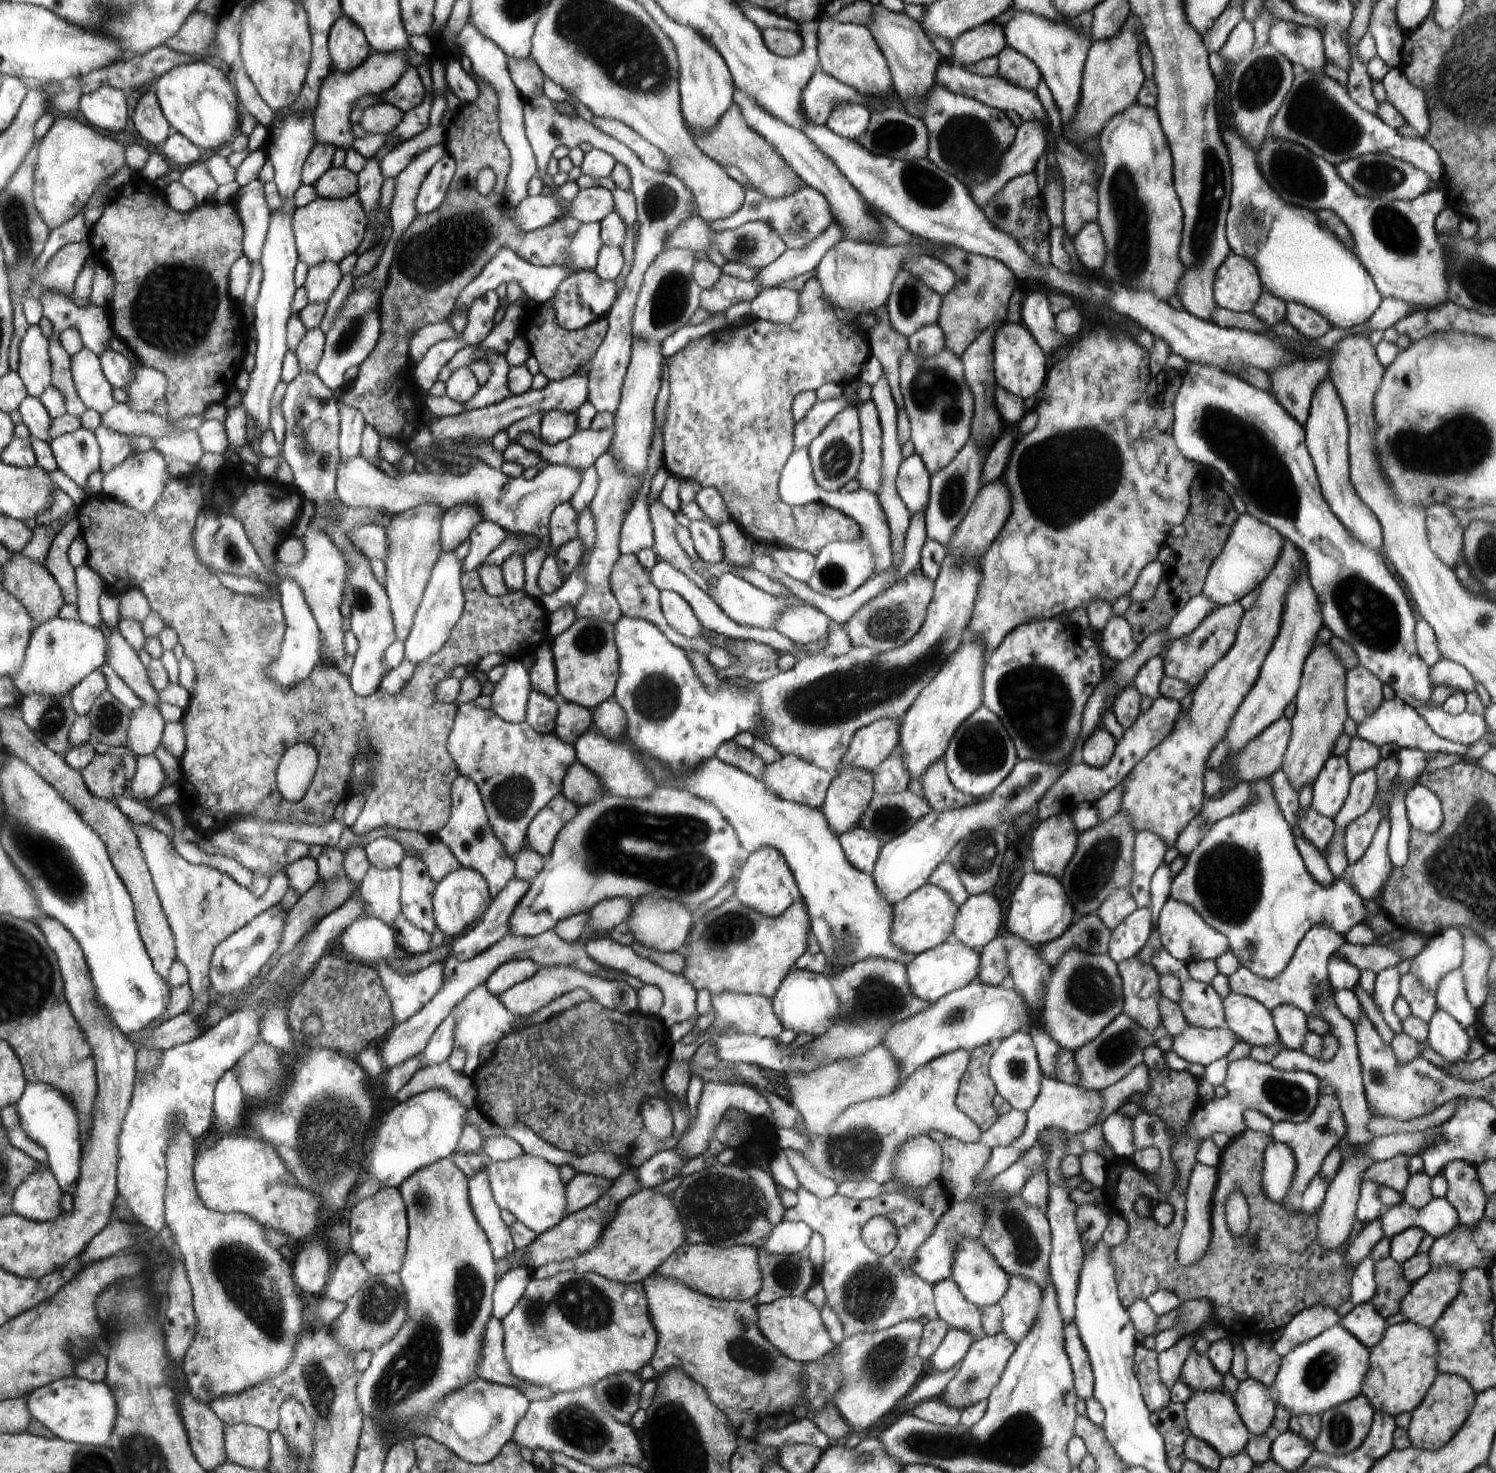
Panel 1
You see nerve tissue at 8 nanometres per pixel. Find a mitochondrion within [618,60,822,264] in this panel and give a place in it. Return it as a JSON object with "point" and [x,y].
{"point":[660,200]}

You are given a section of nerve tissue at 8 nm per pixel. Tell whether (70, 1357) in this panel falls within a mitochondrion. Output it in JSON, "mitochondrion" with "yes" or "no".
{"mitochondrion":"yes"}

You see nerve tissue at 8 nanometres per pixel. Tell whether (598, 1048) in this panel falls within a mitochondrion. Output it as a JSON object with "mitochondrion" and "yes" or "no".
{"mitochondrion":"yes"}

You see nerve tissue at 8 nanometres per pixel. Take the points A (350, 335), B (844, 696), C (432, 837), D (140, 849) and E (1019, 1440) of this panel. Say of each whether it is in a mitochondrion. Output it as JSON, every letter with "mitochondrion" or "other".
{"A":"mitochondrion","B":"mitochondrion","C":"other","D":"other","E":"mitochondrion"}

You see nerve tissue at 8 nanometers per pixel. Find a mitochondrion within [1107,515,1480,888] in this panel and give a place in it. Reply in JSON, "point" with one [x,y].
{"point":[1372,618]}

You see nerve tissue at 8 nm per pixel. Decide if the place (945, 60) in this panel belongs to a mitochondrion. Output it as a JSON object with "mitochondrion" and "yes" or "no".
{"mitochondrion":"no"}

